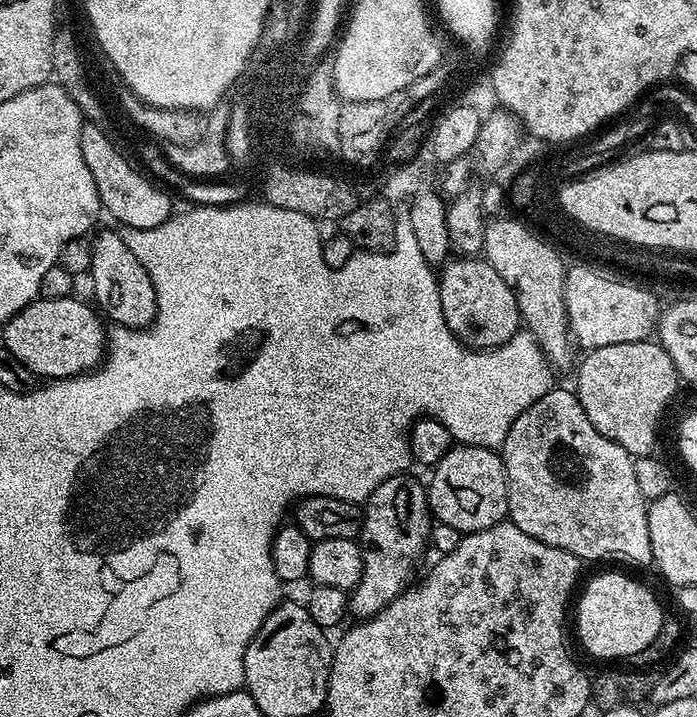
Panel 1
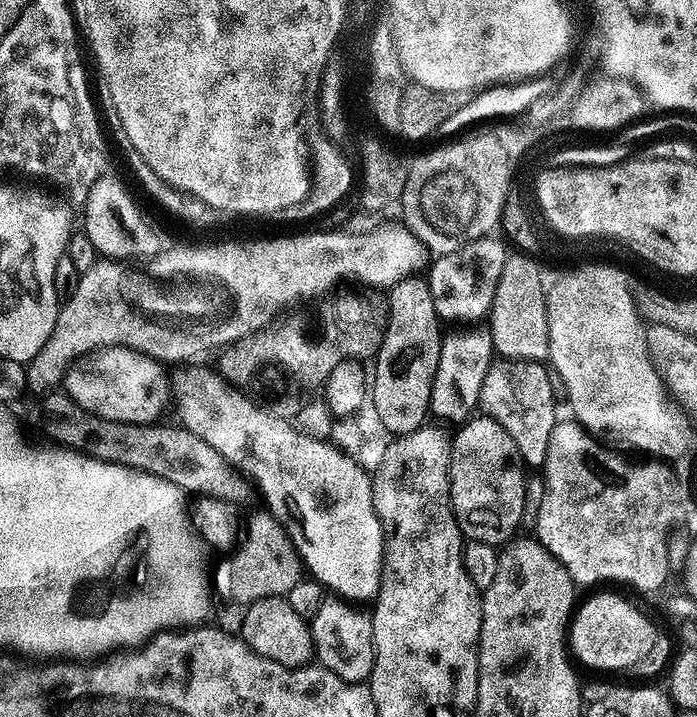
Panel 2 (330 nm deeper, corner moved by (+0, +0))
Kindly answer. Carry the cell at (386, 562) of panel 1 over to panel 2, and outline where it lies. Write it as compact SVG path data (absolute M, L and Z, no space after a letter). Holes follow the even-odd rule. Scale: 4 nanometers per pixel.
M326 598L318 606L318 614L310 622L314 656L323 667L328 668L338 678L351 684L363 684L374 670L374 626L367 611L359 612L359 607L339 598Z

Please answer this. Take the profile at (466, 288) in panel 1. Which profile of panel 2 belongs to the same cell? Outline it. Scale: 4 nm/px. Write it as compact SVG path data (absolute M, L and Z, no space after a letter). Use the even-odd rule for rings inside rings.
M500 358L492 363L486 374L486 382L482 382L479 407L483 415L498 422L498 426L502 426L502 430L514 438L514 446L518 446L521 460L532 470L543 469L550 434L558 422L556 392L552 389L551 379L553 377L543 363Z

